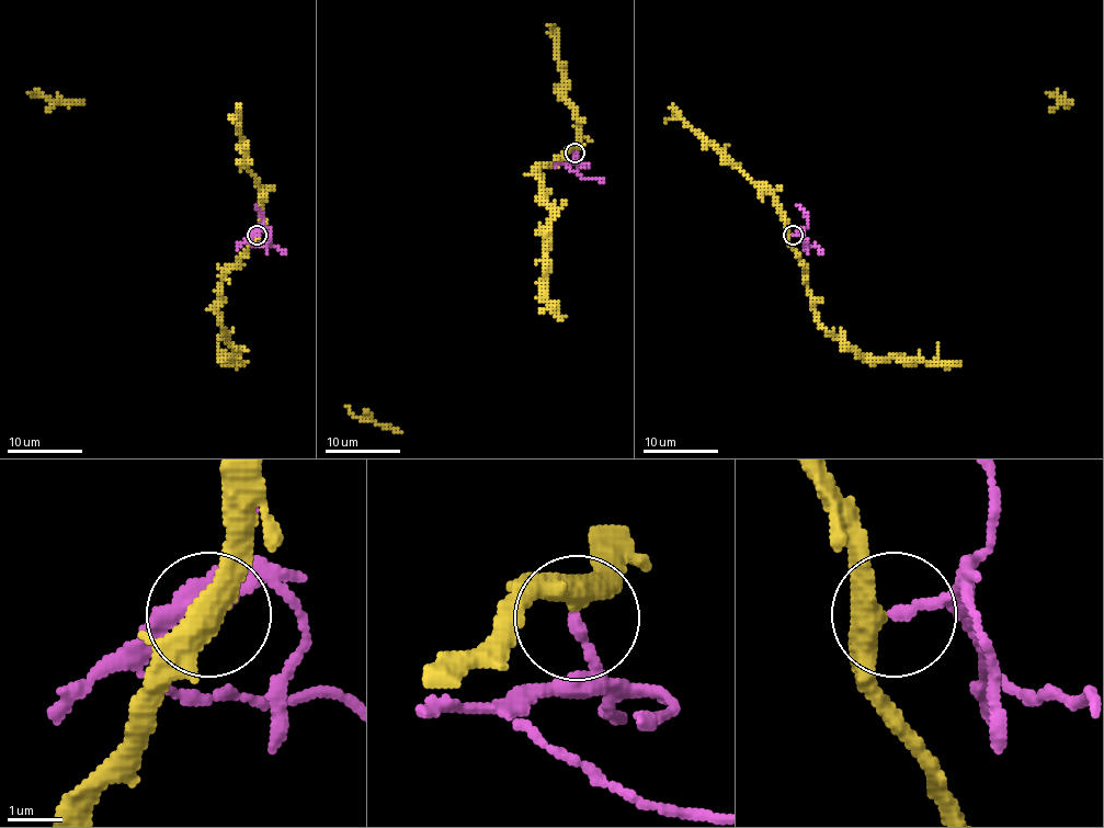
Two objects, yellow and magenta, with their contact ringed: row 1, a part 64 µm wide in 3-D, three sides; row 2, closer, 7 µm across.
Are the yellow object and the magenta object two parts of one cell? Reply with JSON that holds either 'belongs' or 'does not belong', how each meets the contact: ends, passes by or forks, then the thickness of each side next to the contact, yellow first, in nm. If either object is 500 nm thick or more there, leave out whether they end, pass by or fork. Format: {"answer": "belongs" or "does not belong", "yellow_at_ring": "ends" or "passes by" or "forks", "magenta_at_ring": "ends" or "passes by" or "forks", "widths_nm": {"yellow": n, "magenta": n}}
{"answer": "does not belong", "yellow_at_ring": "passes by", "magenta_at_ring": "ends", "widths_nm": {"yellow": 440, "magenta": 200}}

